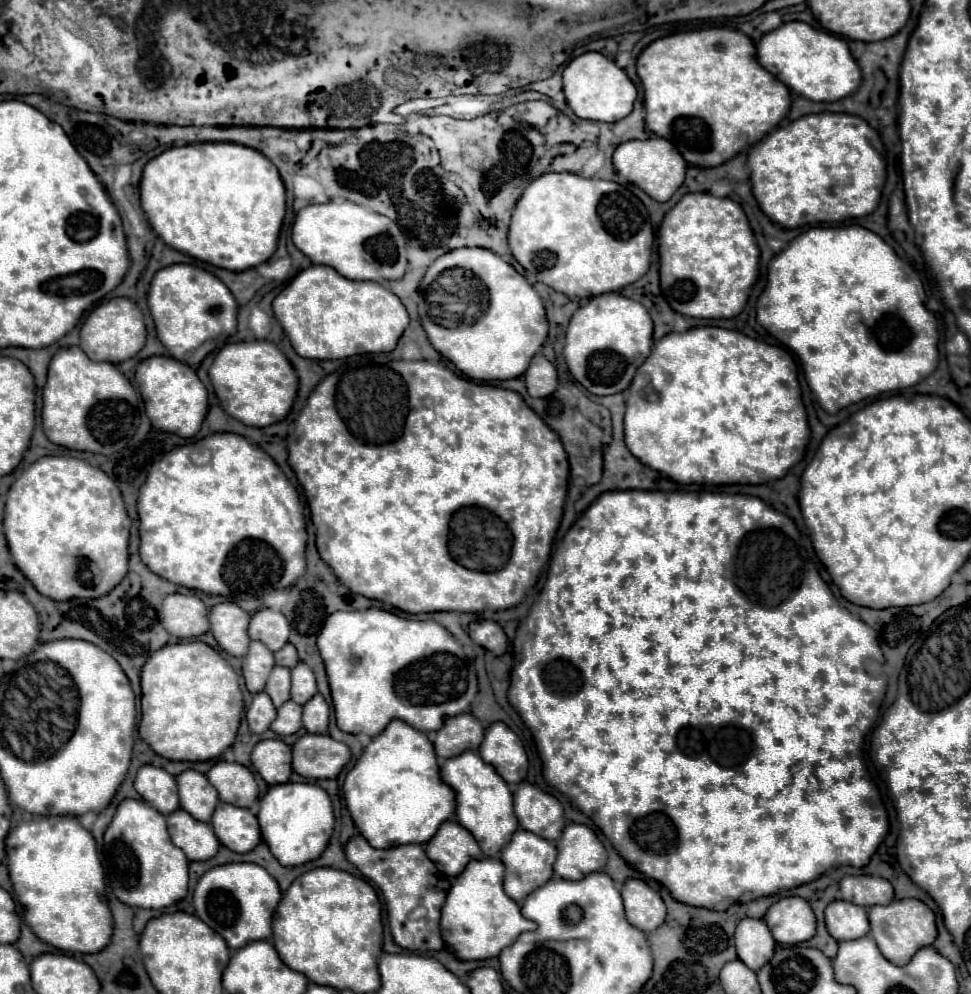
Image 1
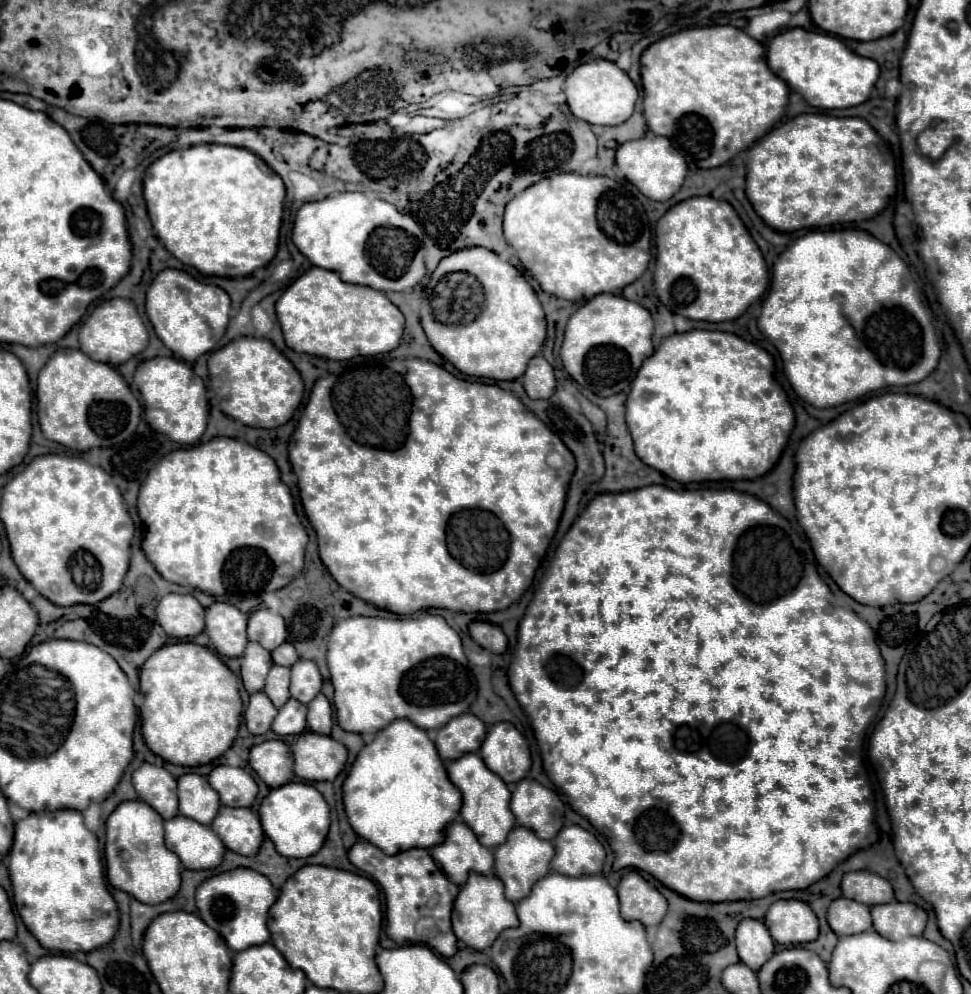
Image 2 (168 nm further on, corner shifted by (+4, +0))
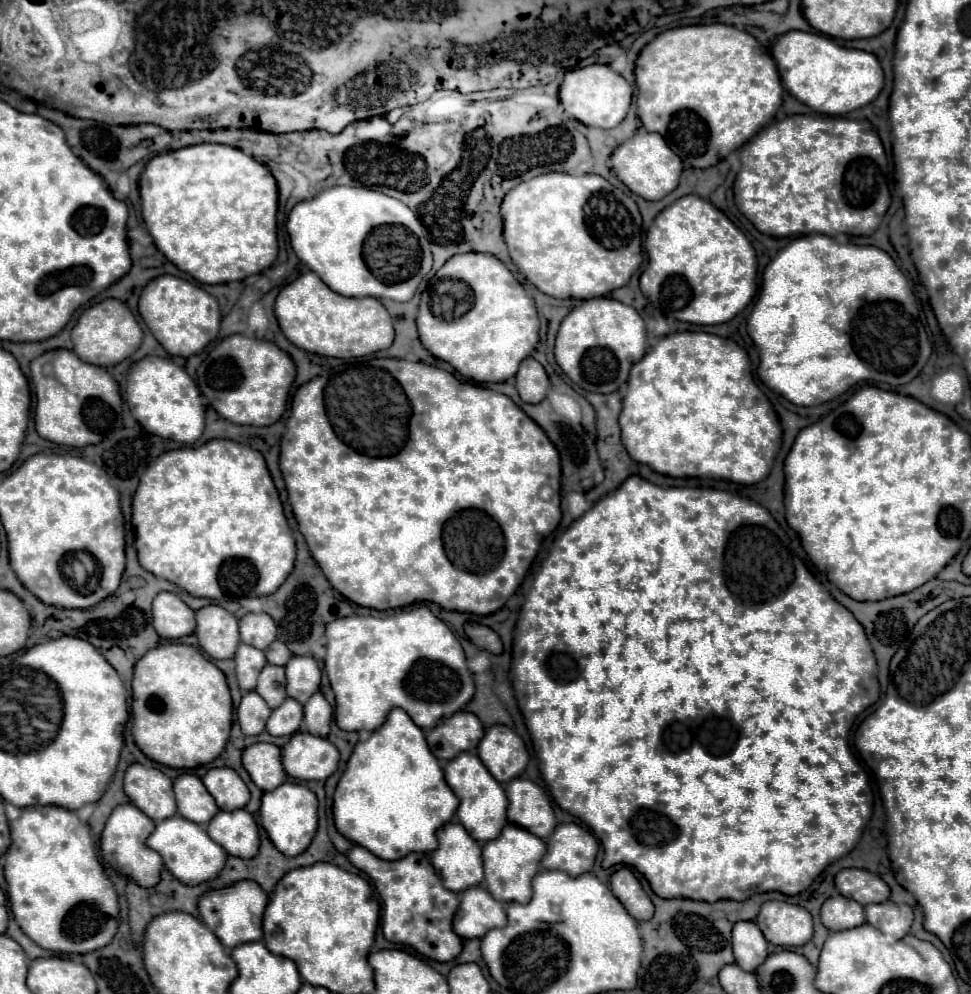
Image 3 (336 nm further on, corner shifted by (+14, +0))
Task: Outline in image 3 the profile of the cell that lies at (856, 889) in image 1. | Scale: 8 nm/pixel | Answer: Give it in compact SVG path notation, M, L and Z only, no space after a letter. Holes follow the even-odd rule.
M842 869L836 875L836 887L840 895L856 899L860 905L884 903L890 897L890 887L878 875L864 869Z

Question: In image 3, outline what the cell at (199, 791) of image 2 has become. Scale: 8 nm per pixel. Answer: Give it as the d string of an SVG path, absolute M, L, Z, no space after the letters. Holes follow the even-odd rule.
M180 775L174 779L174 793L178 801L178 813L194 823L208 823L216 813L216 801L196 775Z

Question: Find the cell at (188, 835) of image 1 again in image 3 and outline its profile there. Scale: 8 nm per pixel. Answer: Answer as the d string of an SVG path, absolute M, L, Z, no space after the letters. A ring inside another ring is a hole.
M180 815L158 821L154 833L146 839L146 847L158 851L162 855L164 867L184 885L198 885L216 879L228 859L228 853L208 837L202 825L192 823Z

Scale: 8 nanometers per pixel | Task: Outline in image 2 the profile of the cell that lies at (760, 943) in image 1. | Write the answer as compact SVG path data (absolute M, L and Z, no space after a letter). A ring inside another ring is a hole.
M742 919L736 929L736 949L740 961L752 971L758 971L774 953L774 941L760 919Z

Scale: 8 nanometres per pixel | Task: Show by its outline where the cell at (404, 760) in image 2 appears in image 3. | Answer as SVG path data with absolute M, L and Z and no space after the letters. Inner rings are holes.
M392 709L390 715L388 715L388 719L386 719L386 723L384 723L384 727L376 729L376 731L370 735L370 739L358 743L358 745L354 747L354 751L352 751L352 755L350 755L350 759L348 759L346 771L342 773L342 777L340 777L338 785L336 785L332 811L334 811L336 829L338 829L346 839L350 839L350 841L356 843L356 845L366 847L368 851L372 851L372 853L374 853L376 857L380 857L380 859L394 861L394 859L402 859L404 855L408 855L408 853L412 853L412 851L416 851L416 853L430 853L430 851L434 851L434 849L436 849L436 833L438 833L440 827L444 827L444 825L452 819L452 815L456 813L458 803L460 803L460 801L456 799L456 795L452 793L452 789L450 789L448 783L444 781L444 771L440 769L438 759L436 759L436 757L430 753L430 749L428 749L428 743L426 743L426 739L424 739L422 729L410 719L410 715L408 715L404 709Z

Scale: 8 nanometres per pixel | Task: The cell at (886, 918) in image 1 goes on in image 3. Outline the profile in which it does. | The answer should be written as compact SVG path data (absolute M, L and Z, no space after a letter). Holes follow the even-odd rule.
M884 901L878 905L866 905L866 921L878 931L902 939L914 921L914 911L906 903Z

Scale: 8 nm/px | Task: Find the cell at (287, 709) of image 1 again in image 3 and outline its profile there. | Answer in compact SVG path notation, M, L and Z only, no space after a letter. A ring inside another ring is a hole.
M286 699L280 707L276 707L266 723L266 731L274 737L282 735L294 735L302 725L304 709L296 699Z

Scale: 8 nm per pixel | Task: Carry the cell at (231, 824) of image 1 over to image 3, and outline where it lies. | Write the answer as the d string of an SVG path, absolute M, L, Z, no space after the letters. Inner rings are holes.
M246 809L218 811L206 831L212 841L220 843L228 851L228 855L242 859L252 859L258 855L258 825Z

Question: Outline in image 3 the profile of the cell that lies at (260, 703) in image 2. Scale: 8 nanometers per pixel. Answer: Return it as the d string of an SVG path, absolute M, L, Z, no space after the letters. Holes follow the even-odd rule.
M250 691L242 697L242 703L236 713L238 713L238 723L244 735L260 735L264 731L264 725L272 709L264 703L264 699L260 699L256 691Z

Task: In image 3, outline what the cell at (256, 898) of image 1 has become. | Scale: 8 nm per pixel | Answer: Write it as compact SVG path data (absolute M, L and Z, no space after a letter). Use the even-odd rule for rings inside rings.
M238 881L232 887L204 895L198 903L198 911L200 911L204 925L212 933L216 933L216 937L224 943L224 947L234 949L240 943L262 939L262 915L264 915L266 905L268 905L268 895L262 891L258 883Z

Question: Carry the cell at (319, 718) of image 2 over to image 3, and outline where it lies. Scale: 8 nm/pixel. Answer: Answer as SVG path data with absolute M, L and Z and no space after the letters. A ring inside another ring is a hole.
M322 693L312 695L308 703L304 705L304 727L312 735L328 737L332 723L332 705L324 699Z

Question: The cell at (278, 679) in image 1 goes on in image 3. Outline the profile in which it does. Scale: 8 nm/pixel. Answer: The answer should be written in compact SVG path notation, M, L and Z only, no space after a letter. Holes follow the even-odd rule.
M266 665L258 677L256 693L268 703L268 707L276 709L280 703L284 703L286 695L286 679L284 679L284 667Z

